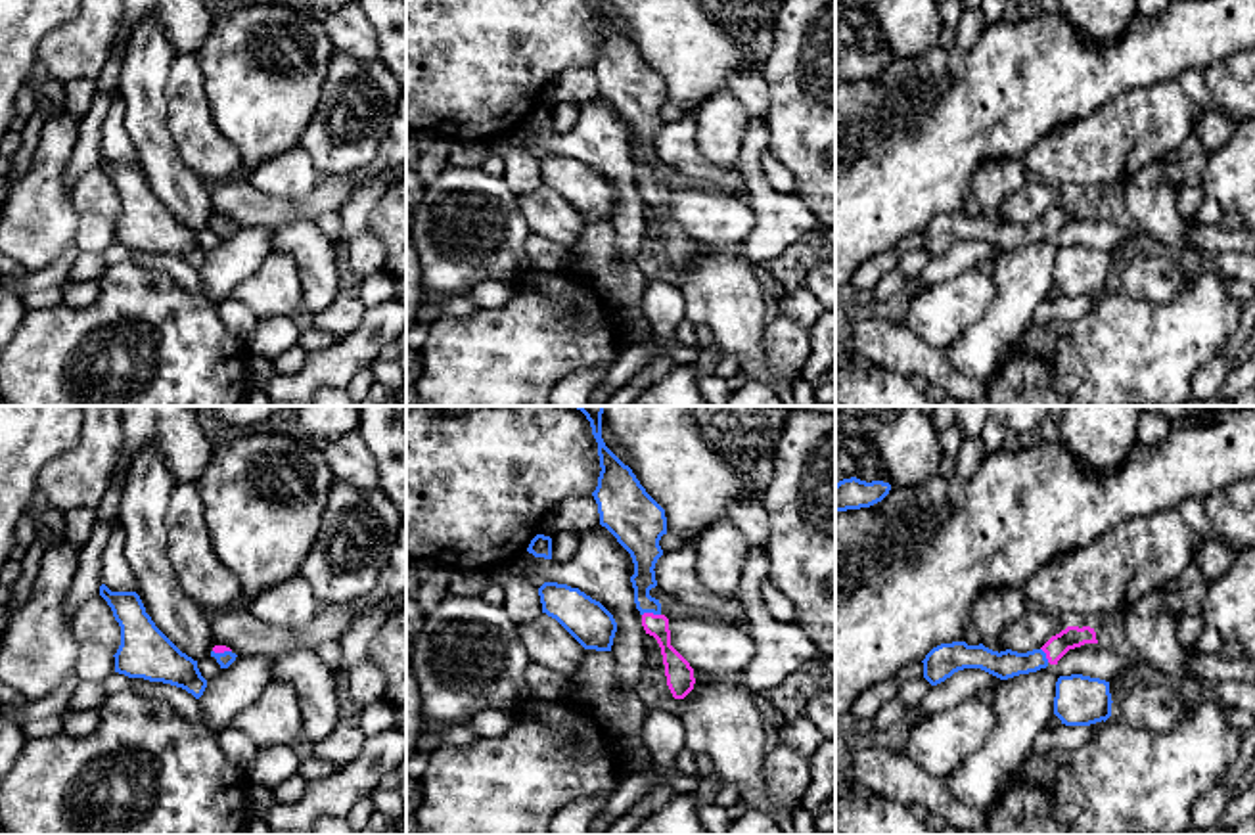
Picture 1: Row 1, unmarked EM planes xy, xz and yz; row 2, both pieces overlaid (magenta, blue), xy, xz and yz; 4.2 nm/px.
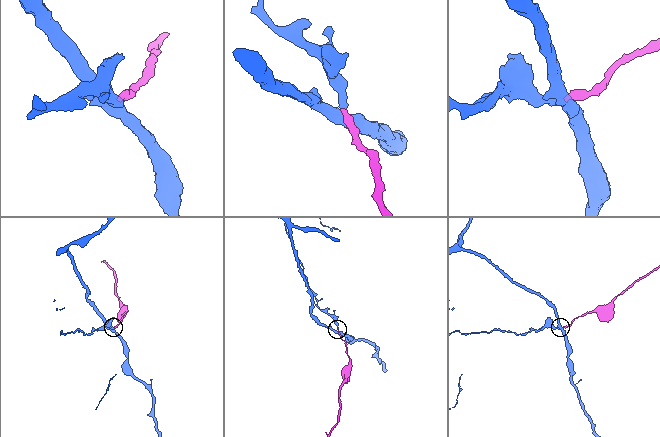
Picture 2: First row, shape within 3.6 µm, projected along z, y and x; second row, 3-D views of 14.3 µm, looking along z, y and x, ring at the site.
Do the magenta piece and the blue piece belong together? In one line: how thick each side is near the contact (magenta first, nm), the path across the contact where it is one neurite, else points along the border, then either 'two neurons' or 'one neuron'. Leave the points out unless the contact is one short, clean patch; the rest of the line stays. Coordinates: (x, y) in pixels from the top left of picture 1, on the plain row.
100/120 nm | across xz (656, 196), (650, 184), (644, 173), (644, 125) | one neuron

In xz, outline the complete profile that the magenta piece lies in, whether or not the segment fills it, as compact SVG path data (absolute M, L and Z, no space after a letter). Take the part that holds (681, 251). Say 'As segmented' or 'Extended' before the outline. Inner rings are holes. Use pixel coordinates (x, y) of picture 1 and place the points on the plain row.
Extended. M592 0L598 13L600 48L592 63L600 96L630 124L634 146L634 174L642 186L646 205L661 218L667 257L674 270L684 270L696 255L694 239L671 216L669 190L661 184L659 170L650 167L657 157L655 134L663 126L659 111L667 105L665 80L646 63L636 46L604 13L602 0Z

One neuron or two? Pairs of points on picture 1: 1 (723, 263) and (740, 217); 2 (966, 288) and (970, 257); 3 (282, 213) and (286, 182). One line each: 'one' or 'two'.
1: two
2: two
3: two

